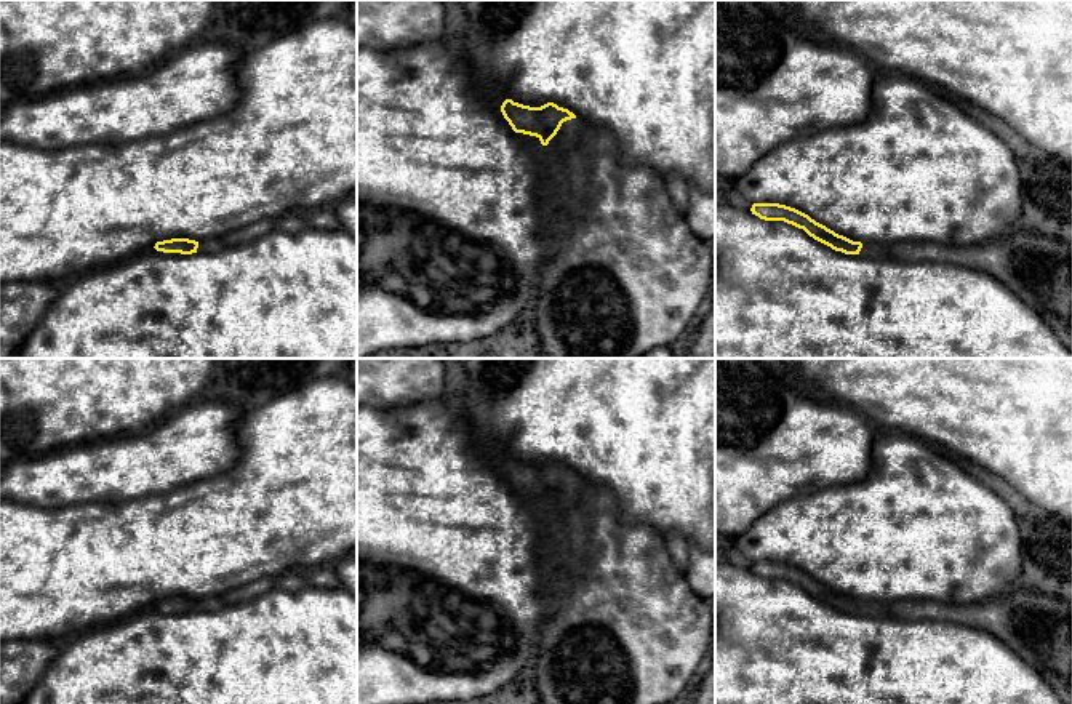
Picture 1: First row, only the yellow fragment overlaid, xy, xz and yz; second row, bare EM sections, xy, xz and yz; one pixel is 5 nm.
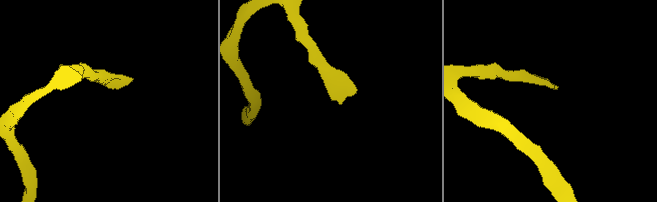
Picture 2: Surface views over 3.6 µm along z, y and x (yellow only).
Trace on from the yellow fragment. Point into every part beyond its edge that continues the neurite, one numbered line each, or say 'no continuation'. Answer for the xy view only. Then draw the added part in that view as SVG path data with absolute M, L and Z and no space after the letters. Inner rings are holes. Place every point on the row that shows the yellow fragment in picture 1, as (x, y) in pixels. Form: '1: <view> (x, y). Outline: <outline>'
1: xy (250, 232). Outline: M261 219L240 229L230 230L214 238L198 242L197 251L216 253L219 250L250 243L264 234L269 234L275 227L275 219Z

